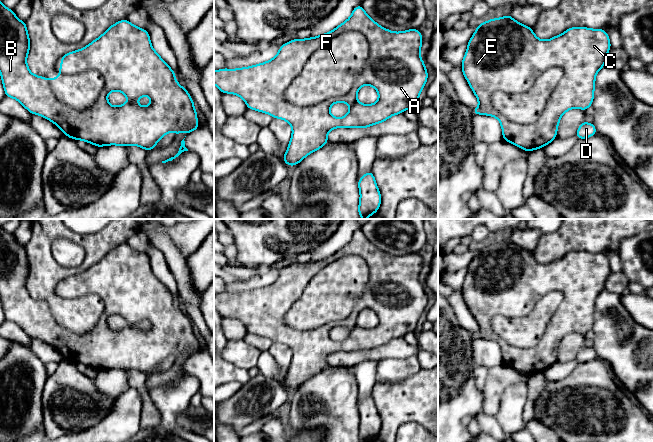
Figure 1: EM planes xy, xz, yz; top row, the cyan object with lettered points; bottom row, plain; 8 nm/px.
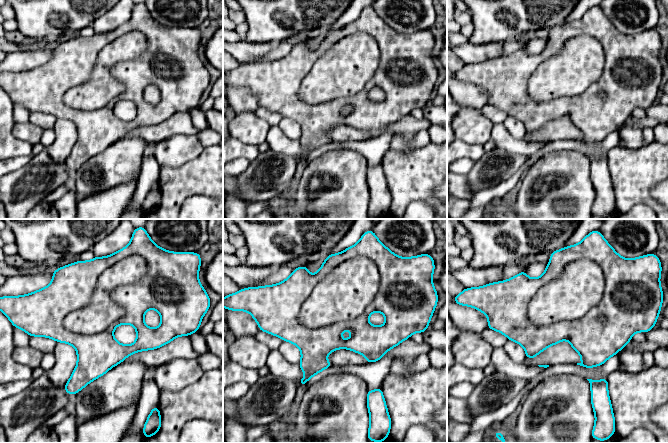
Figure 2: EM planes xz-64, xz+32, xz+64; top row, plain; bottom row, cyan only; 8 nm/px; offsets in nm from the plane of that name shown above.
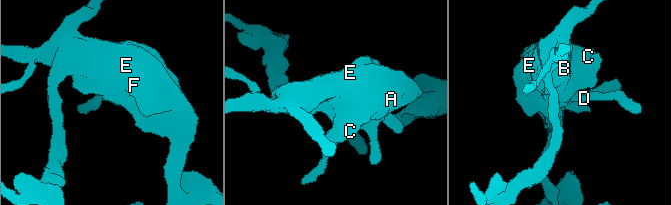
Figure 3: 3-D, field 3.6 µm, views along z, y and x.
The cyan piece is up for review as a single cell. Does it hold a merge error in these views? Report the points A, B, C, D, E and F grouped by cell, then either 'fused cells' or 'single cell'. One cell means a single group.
groups A B C D E / F; fused cells

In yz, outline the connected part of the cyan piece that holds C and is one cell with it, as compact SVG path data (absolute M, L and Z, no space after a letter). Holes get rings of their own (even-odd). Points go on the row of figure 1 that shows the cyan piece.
M508 14L502 18L493 18L480 23L467 46L461 63L462 72L479 101L472 114L497 118L502 127L503 140L527 152L543 148L557 137L559 121L566 111L573 108L586 111L592 106L595 77L606 65L606 58L611 48L610 38L603 29L571 27L549 40L540 40L532 28L514 20ZM552 67L561 68L562 77L541 116L534 123L511 122L492 106L491 95L494 92L502 91L508 94L526 92L546 70Z

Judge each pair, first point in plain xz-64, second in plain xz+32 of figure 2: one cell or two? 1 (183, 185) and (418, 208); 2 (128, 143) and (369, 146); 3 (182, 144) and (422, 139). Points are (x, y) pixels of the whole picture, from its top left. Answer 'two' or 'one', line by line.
1: two
2: two
3: one

